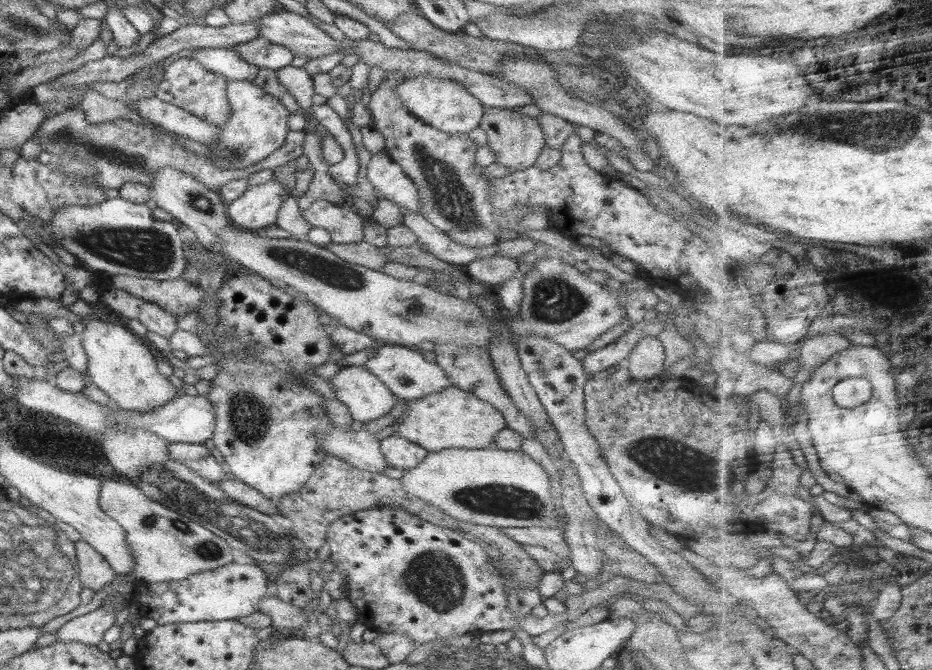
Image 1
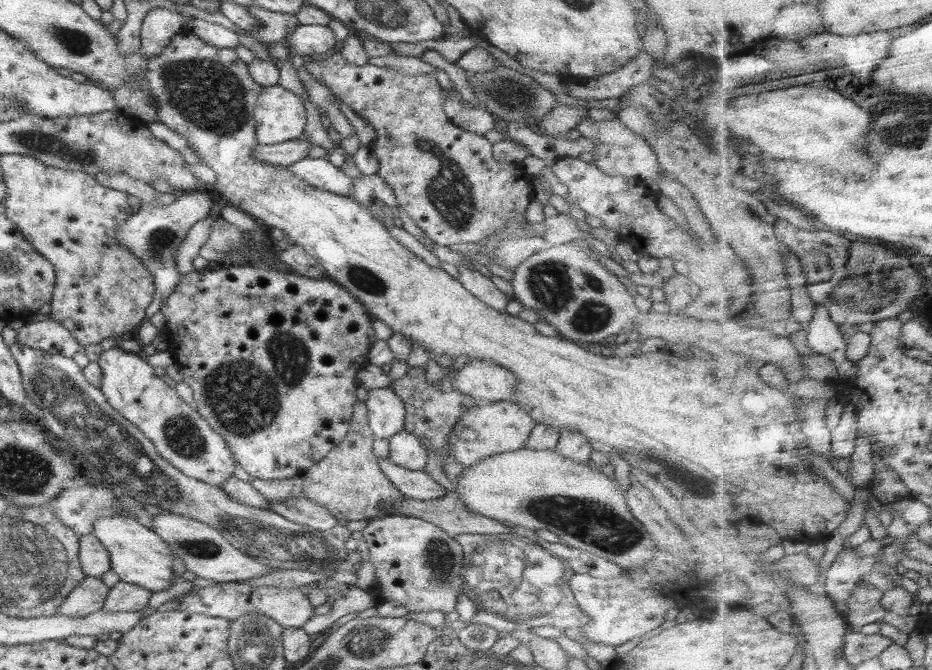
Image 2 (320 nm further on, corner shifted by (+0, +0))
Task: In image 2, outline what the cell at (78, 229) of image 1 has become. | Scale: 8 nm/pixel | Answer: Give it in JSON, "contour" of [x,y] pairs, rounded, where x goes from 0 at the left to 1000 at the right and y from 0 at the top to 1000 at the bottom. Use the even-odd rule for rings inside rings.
{"contour":[[[202,285],[190,291],[185,304],[174,304],[170,300],[151,303],[146,318],[141,321],[128,334],[124,355],[130,366],[133,366],[146,385],[151,388],[152,397],[163,409],[168,448],[157,461],[156,475],[159,478],[164,469],[172,464],[174,449],[180,445],[181,439],[192,422],[194,409],[189,400],[189,373],[202,343],[212,328],[219,328],[227,321],[235,307],[235,297],[231,290],[218,288],[217,285]]]}

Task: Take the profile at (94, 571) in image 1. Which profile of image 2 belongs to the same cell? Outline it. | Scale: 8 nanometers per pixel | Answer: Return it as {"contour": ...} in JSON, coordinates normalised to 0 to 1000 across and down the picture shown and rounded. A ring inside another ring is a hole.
{"contour":[[[101,797],[85,800],[85,836],[91,858],[108,861],[119,849],[114,818]]]}

